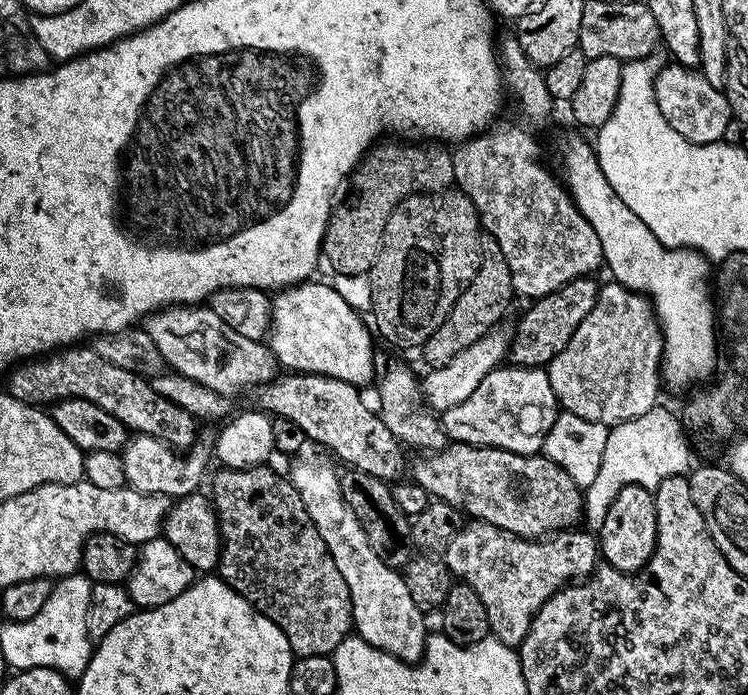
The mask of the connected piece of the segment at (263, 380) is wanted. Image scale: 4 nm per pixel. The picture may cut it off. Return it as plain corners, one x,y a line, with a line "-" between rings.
173,306
151,313
142,327
154,340
157,350
173,373
202,382
218,394
236,398
243,388
255,390
277,379
276,356
267,343
246,338
230,330
211,306

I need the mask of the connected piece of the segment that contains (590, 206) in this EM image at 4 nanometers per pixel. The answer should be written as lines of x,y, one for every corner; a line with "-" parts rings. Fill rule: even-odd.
572,136
564,144
564,176
569,196
578,206
582,218
594,226
594,234
598,234
598,242
602,242
602,254
606,268
612,271
611,279
617,284
626,286
631,292
639,292
652,301
656,309
656,318
660,321
660,333
664,335
664,359
662,361
662,380
665,385
672,388
688,388
699,380
711,377
717,371
716,344
718,348
718,308
713,300
714,284
710,279
710,261
701,252
693,252
691,248
668,248
656,237
614,194
614,186
606,182
606,174
602,174
602,166
596,160
596,150
591,143
588,144
580,136

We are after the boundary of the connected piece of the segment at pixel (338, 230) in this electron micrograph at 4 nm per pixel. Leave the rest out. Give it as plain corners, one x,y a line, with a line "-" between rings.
380,142
356,165
350,177
353,192
345,204
337,203
328,218
323,259
335,274
363,276
372,271
390,214
406,198
449,191
455,185
452,152
440,142

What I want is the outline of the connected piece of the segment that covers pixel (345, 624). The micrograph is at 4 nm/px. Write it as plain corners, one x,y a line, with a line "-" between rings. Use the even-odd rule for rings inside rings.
268,466
230,468
220,470
216,476
214,507
222,539
218,575
286,634
297,657
331,656
354,628
350,590
346,578
342,578
338,566
334,566
322,534
318,534
310,514
306,514
306,506
302,506
302,498
291,479
270,469

